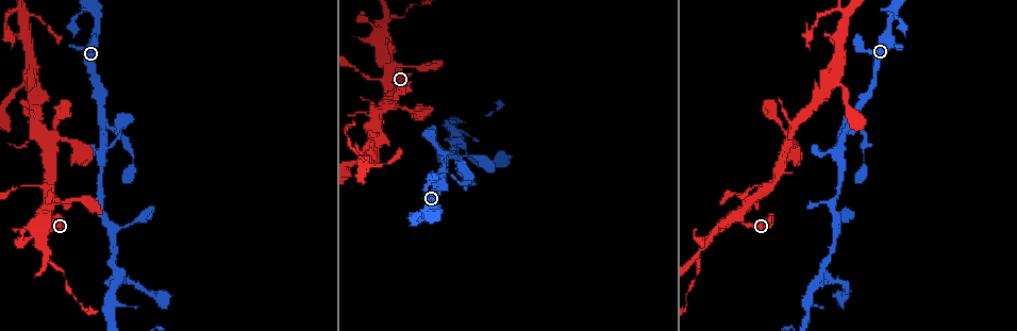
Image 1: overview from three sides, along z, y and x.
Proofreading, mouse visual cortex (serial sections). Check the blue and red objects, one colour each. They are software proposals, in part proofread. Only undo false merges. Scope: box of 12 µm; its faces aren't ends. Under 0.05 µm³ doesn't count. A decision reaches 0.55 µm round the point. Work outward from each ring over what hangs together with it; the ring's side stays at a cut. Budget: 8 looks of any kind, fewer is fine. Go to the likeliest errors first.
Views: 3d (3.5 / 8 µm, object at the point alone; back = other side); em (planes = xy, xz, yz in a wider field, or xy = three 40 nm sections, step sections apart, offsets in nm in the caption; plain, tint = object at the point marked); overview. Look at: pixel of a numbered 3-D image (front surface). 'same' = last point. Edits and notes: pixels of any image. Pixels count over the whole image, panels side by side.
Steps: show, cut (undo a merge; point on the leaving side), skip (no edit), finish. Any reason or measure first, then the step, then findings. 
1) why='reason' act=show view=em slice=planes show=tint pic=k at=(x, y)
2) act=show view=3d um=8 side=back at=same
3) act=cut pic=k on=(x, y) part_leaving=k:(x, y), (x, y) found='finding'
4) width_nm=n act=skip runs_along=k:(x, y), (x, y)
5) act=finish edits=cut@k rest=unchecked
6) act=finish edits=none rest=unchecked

why='a narrow waist' act=show view=3d um=3.5 pic=1 at=(839, 146)

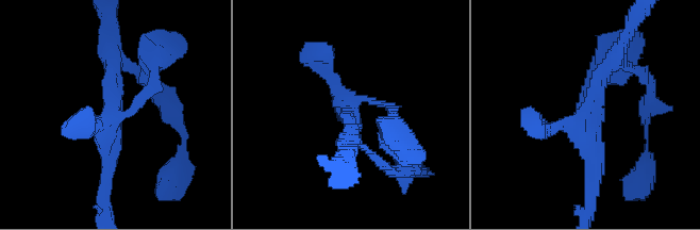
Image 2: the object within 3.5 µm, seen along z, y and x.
why='now the EM' act=show view=em slice=xy step=1 show=tint pic=2 at=(351, 108)

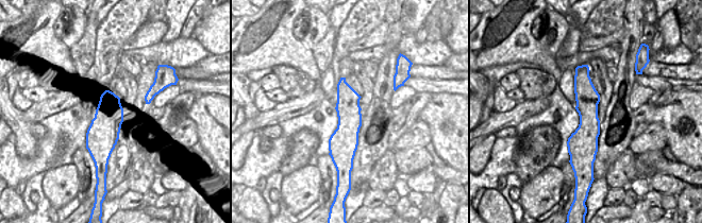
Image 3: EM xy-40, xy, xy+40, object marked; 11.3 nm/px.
width_nm=280 act=skip runs_along=2:(617, 53), (585, 113), (593, 187) found='one cell here'

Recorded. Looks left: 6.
why='calibre changes' act=show view=3d um=3.5 pic=1 at=(731, 219)

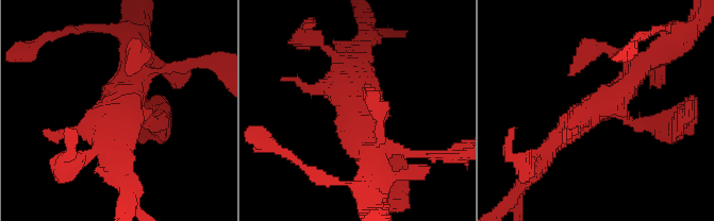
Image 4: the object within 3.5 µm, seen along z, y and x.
act=show view=em slice=xy step=1 show=tint pic=4 at=(361, 117)

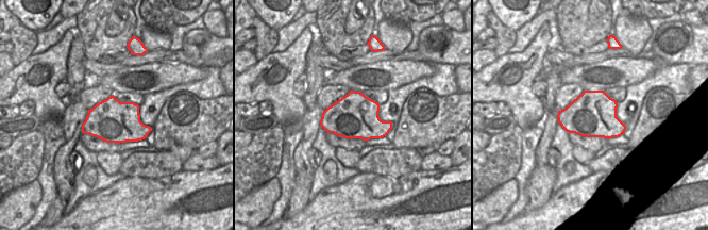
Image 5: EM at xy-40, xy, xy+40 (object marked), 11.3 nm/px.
act=skip runs_along=4:(398, 168), (359, 111), (352, 64) found='continuous, no second cell'

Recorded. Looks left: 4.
why='abrupt turn' act=show view=3d um=3.5 pic=1 at=(23, 15)

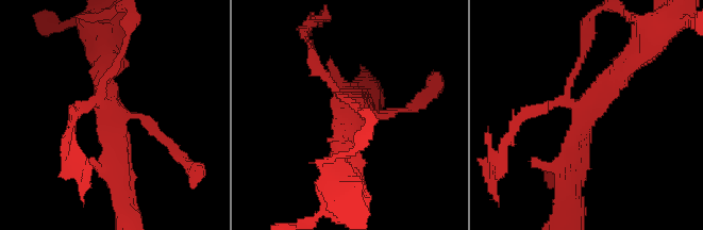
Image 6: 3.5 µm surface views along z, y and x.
act=show view=em slice=planes show=tint pic=6 at=(110, 111)

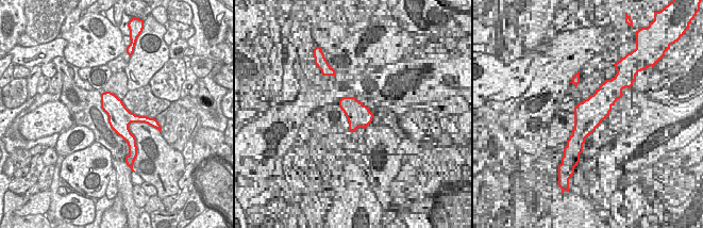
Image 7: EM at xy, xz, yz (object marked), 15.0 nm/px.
act=skip runs_along=6:(122, 177), (110, 112), (73, 109) found='all the same cell'

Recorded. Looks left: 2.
act=finish edits=none rest=unchecked

